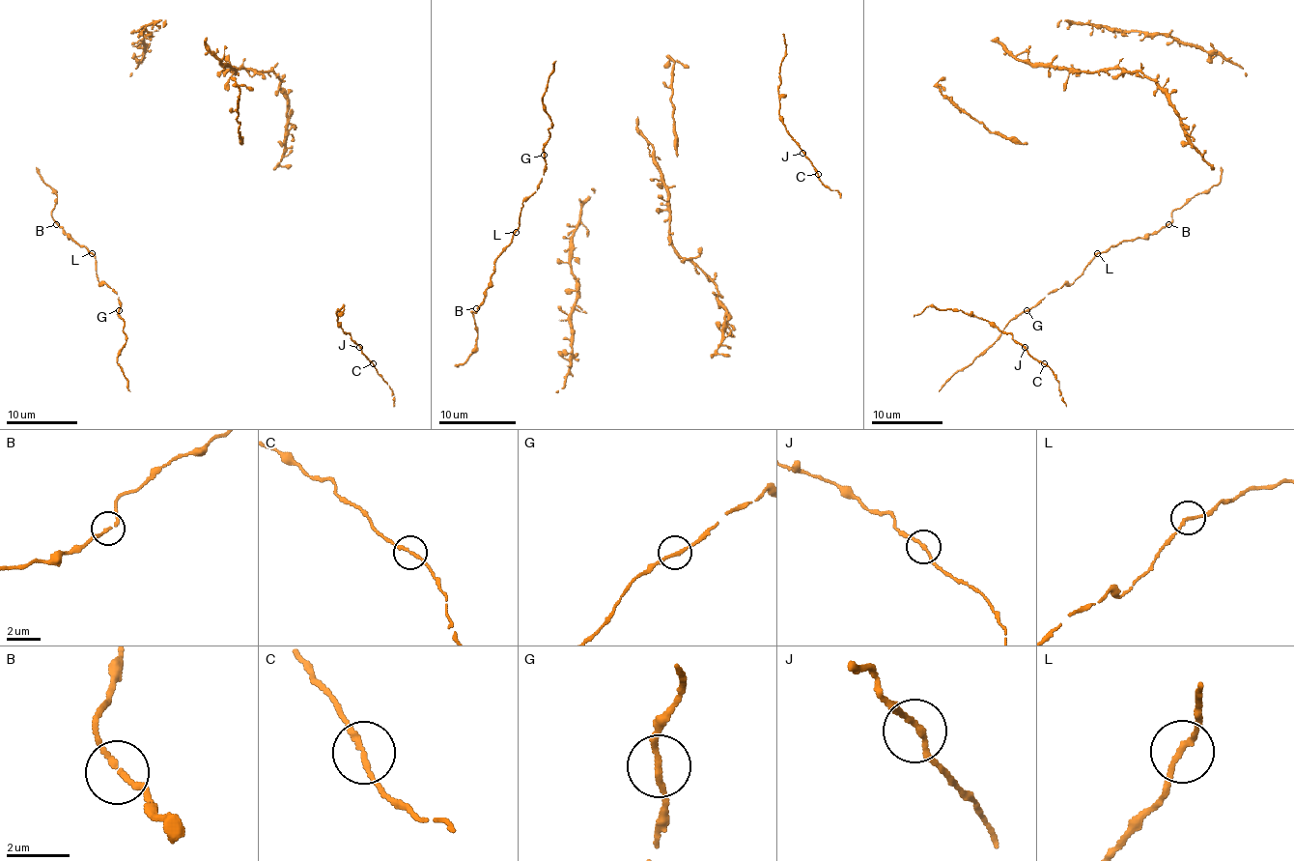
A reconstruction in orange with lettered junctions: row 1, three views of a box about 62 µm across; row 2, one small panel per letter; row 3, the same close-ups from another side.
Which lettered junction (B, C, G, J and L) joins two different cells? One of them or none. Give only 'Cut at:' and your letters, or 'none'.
Cut at: none

